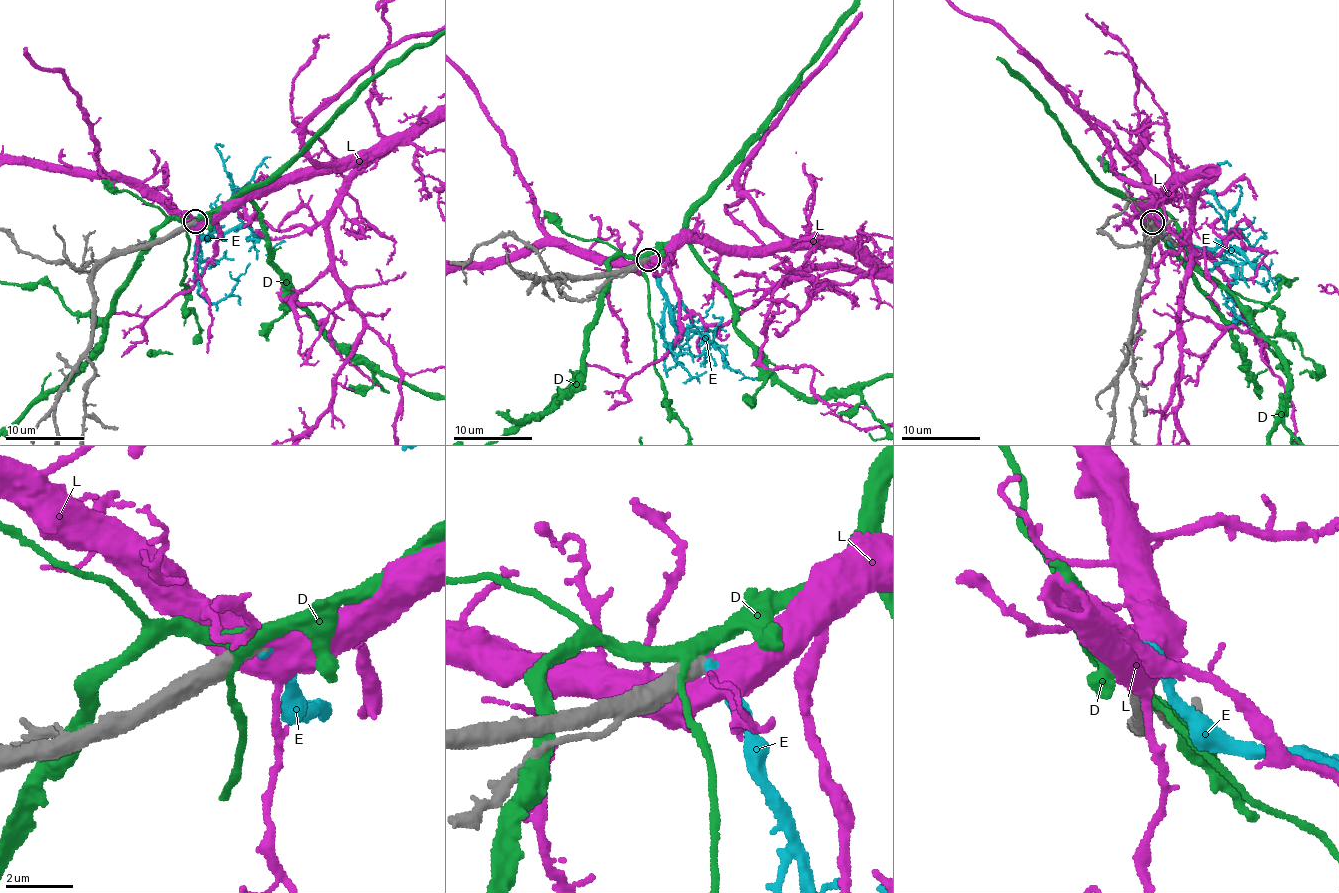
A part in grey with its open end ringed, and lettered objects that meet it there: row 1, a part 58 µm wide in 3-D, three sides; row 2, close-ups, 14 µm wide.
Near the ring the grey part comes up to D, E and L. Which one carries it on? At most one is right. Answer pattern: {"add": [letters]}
{"add": ["L"]}

